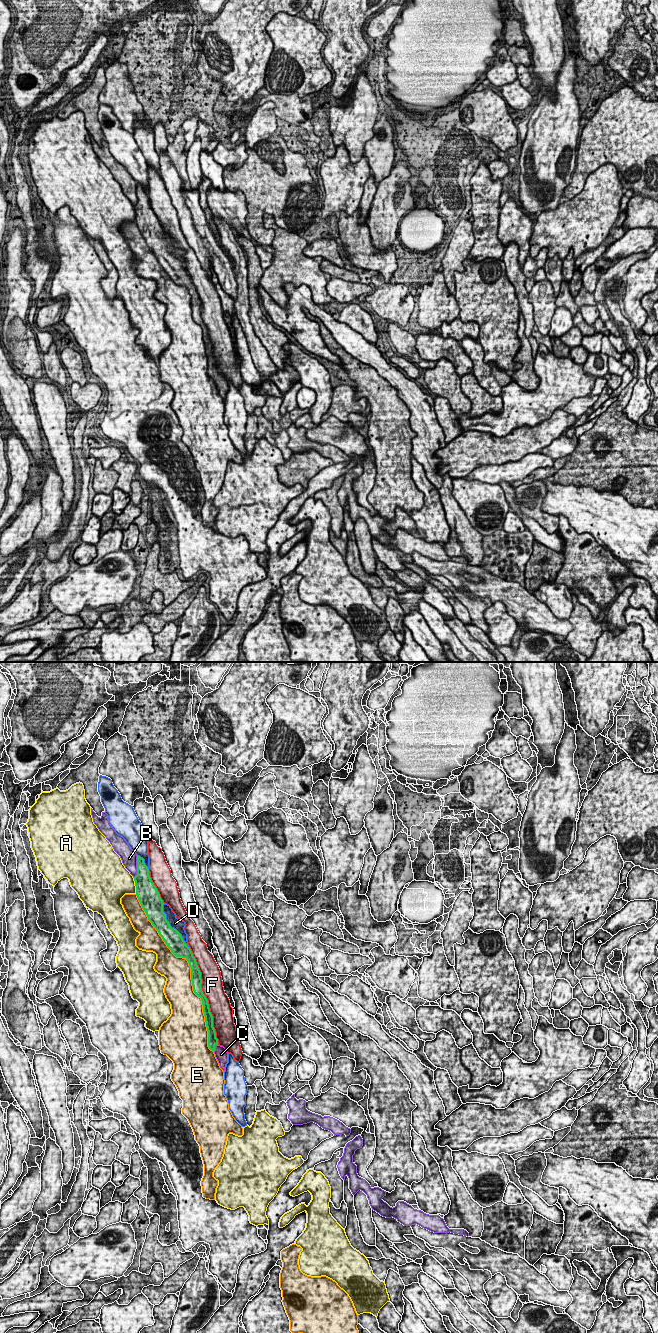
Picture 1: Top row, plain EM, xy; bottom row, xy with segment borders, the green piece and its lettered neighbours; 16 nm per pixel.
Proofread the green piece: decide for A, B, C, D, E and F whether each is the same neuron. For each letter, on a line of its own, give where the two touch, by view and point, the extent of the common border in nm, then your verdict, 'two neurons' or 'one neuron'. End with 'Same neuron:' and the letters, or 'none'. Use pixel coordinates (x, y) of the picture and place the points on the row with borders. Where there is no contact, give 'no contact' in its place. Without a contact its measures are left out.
A: xy (135, 885) | 280 nm | two neurons
B: xy (137, 866) | 380 nm | two neurons
C: xy (214, 1048) | 140 nm | one neuron
D: xy (169, 925) | 850 nm | two neurons
E: xy (191, 970) | 2850 nm | two neurons
F: xy (204, 995) | 1650 nm | two neurons
Same neuron: C

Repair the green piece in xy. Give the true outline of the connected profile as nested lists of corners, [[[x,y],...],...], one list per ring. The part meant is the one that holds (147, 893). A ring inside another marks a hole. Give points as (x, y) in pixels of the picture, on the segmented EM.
[[[137,855],[137,875],[134,878],[137,898],[145,911],[148,920],[158,931],[163,941],[176,957],[185,958],[191,967],[191,980],[194,993],[201,998],[203,1013],[208,1031],[208,1047],[215,1054],[220,1068],[225,1072],[228,1063],[228,1053],[218,1044],[216,1032],[213,1027],[213,1016],[210,1012],[208,1000],[203,994],[201,972],[190,947],[187,946],[181,934],[172,928],[163,912],[163,900],[149,876],[149,869],[144,859]]]

